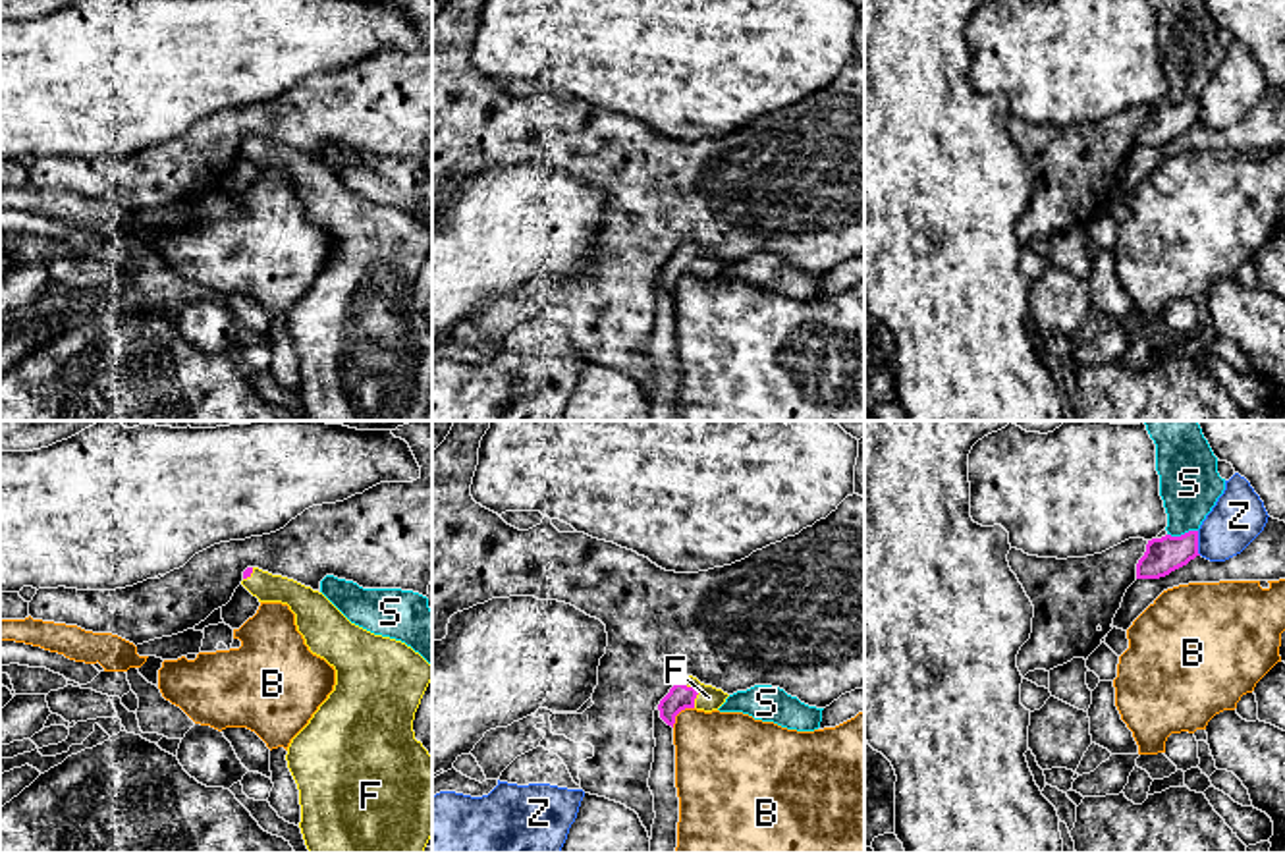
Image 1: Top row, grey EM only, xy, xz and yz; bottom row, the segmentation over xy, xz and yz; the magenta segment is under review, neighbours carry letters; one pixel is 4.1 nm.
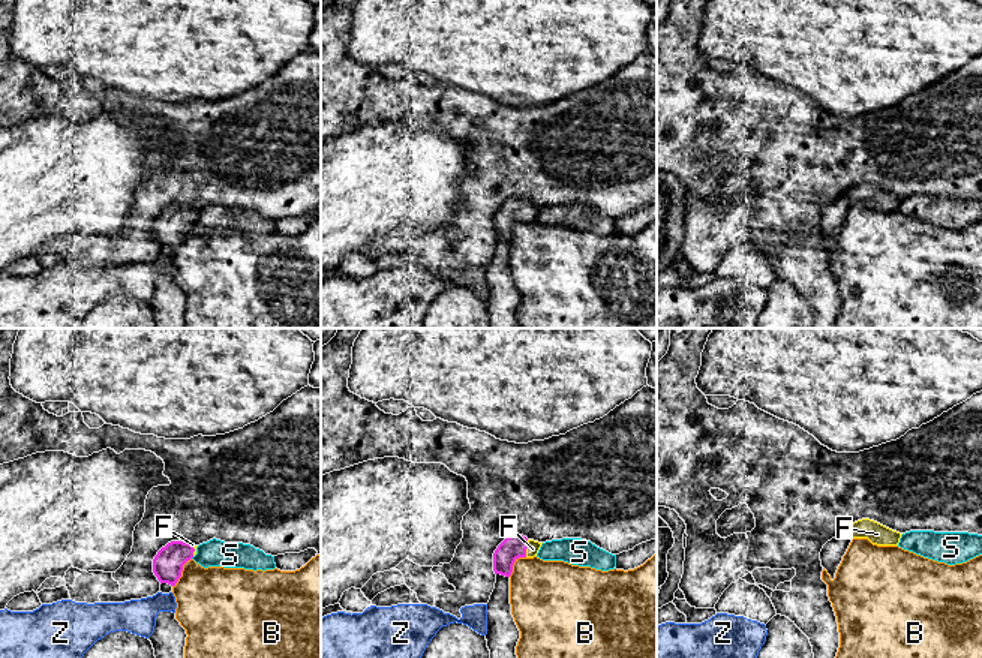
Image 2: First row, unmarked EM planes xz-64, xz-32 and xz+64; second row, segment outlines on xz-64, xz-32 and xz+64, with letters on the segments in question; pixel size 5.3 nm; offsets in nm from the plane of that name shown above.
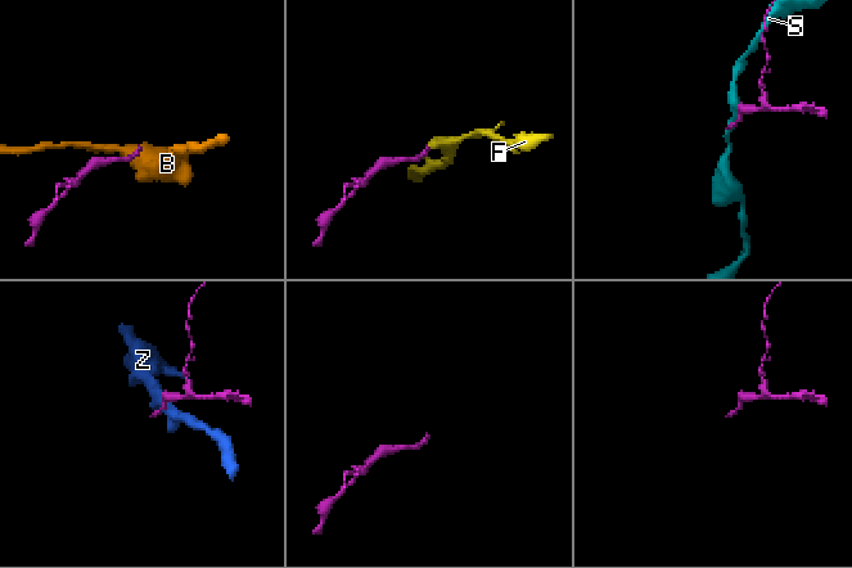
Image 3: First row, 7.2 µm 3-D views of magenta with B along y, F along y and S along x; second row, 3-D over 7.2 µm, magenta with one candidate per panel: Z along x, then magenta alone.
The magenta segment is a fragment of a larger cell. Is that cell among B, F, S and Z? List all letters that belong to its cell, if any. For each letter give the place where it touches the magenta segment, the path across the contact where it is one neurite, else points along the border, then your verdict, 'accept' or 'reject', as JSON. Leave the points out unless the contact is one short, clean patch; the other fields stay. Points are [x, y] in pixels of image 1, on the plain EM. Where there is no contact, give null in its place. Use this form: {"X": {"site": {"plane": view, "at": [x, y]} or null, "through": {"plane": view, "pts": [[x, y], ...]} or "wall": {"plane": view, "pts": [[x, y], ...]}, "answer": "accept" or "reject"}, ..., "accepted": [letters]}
{"B": {"site": {"plane": "xz", "at": [680, 278]}, "wall": {"plane": "xz", "pts": [[693, 275], [685, 275], [672, 294]]}, "answer": "reject"}, "F": {"site": {"plane": "xz", "at": [697, 259]}, "through": {"plane": "xz", "pts": [[680, 265], [697, 259], [709, 265]]}, "answer": "accept"}, "S": {"site": {"plane": "yz", "at": [1181, 103]}, "answer": "reject"}, "Z": {"site": {"plane": "yz", "at": [1197, 110]}, "wall": {"plane": "yz", "pts": [[1197, 99], [1197, 118], [1201, 122]]}, "answer": "reject"}, "accepted": ["F"]}

